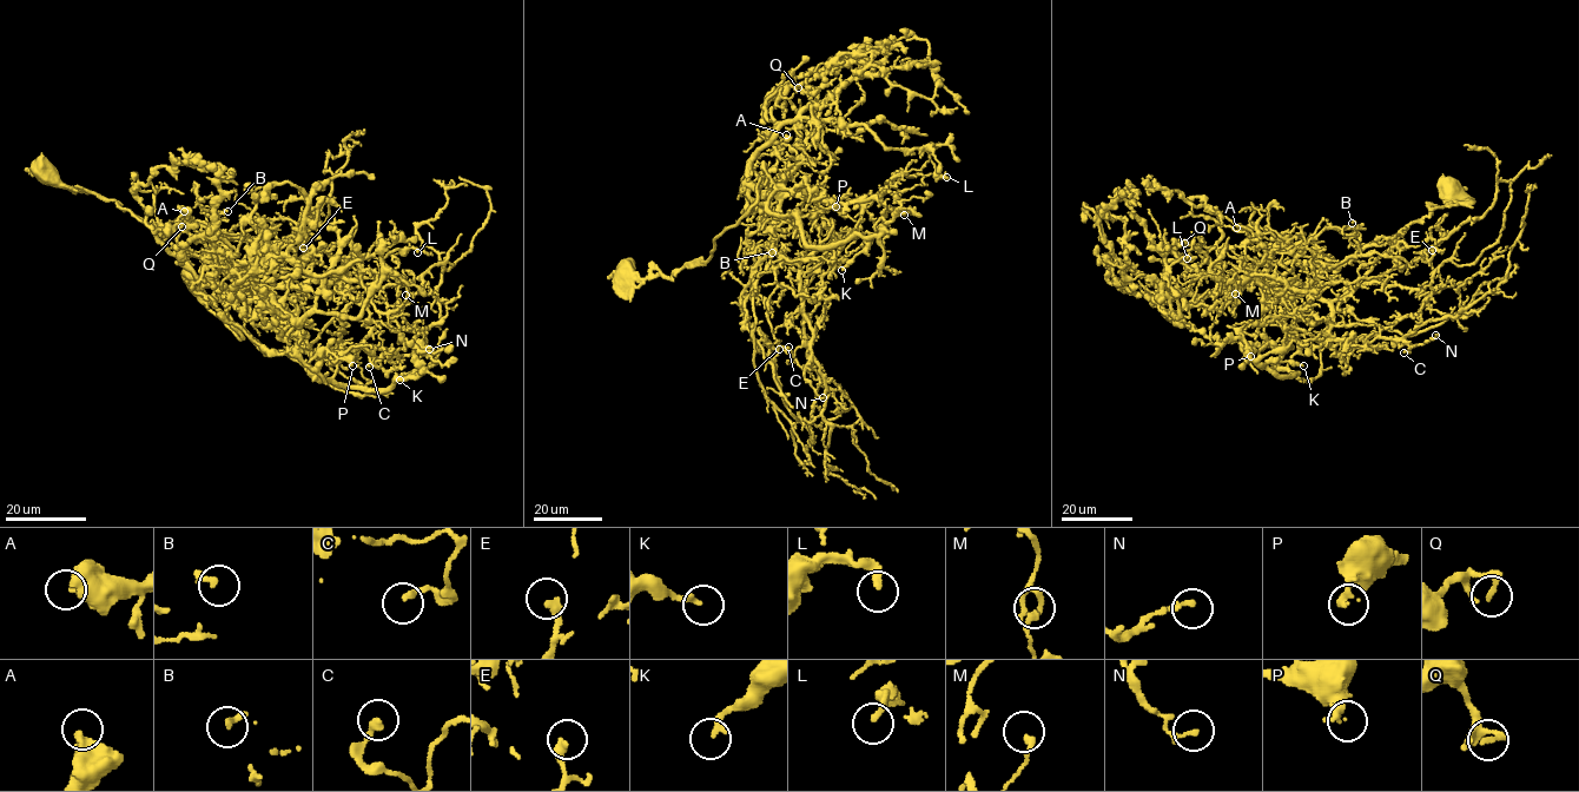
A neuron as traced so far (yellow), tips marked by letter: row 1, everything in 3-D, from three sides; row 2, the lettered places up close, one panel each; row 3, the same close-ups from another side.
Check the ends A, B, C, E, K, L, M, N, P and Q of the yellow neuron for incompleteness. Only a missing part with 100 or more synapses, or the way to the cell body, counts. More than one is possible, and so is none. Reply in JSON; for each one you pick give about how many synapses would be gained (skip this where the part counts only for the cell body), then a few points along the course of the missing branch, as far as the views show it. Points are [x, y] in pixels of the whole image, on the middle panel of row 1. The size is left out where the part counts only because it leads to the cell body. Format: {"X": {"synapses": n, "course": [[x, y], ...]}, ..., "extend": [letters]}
{"extend": []}

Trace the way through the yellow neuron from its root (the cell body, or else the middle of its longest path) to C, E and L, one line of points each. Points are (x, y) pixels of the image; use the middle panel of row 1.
C: (626, 272), (671, 279), (706, 263), (767, 191), (771, 250), (798, 265), (813, 335), (788, 347)
E: (626, 272), (671, 279), (706, 263), (715, 238), (767, 191), (775, 233), (741, 308), (779, 349)
L: (626, 272), (671, 279), (706, 263), (759, 197), (752, 159), (800, 118), (927, 147), (946, 177)

